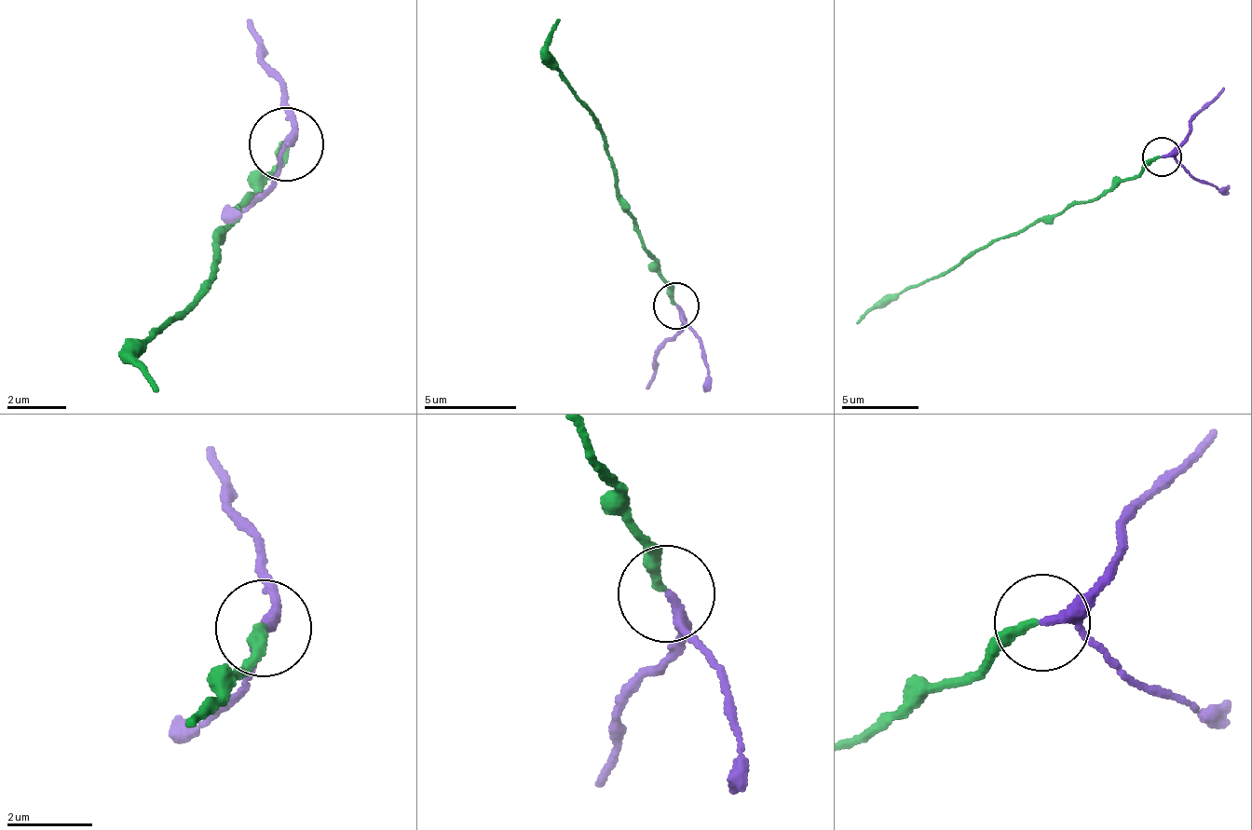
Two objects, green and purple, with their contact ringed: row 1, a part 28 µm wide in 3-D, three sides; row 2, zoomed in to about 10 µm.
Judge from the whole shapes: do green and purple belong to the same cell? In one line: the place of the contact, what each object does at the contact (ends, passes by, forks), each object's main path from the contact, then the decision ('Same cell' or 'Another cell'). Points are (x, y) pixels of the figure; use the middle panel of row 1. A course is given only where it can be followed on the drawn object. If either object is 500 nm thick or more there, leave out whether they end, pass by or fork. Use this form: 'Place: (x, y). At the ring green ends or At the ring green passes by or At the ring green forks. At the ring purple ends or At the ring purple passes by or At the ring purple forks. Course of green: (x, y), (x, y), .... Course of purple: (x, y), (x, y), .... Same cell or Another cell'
Place: (676, 306). At the ring green ends. At the ring purple passes by. Course of green: (675, 302), (619, 198), (602, 127), (552, 68), (548, 47), (558, 18). Course of purple: (675, 306), (681, 328), (656, 354), (646, 389). Same cell

